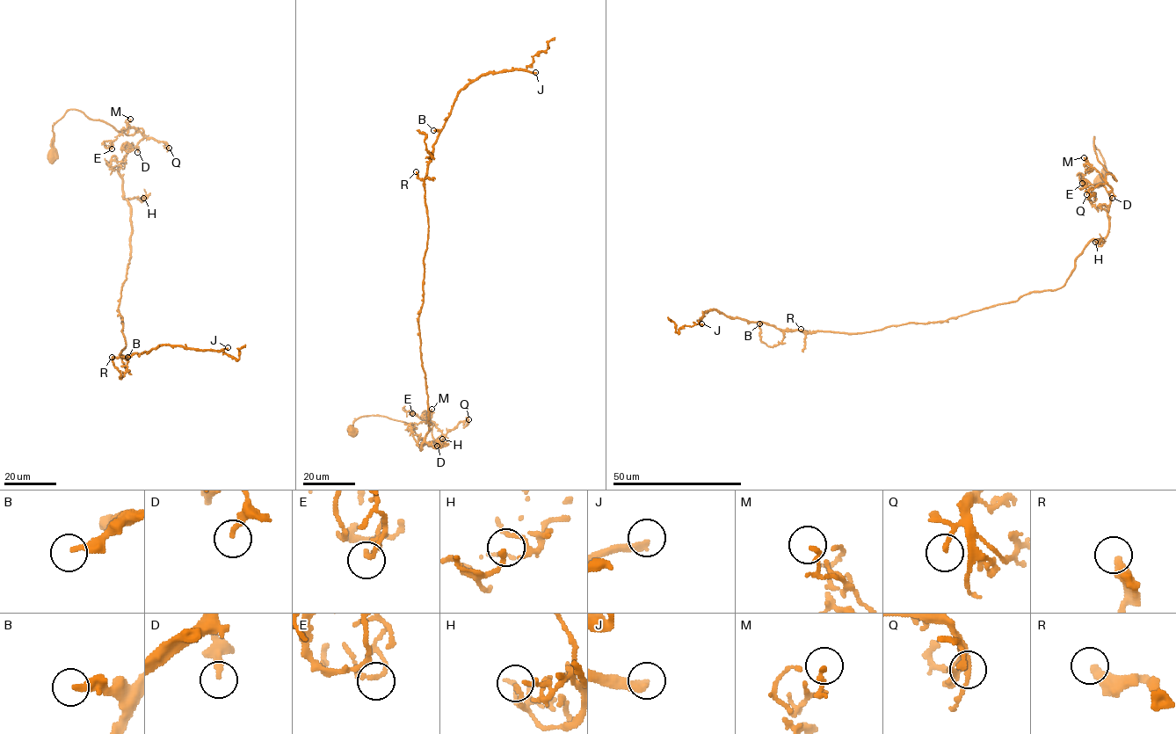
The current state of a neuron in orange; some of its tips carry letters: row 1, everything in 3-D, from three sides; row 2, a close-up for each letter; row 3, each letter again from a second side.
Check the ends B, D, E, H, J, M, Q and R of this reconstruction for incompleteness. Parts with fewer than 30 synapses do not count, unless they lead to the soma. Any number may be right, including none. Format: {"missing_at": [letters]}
{"missing_at": ["J"]}

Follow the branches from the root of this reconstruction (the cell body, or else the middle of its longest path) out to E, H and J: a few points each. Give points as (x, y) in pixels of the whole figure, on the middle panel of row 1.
E: (352, 430), (360, 417), (384, 416), (407, 423), (428, 446), (434, 445), (443, 434), (433, 423), (412, 413)
H: (352, 430), (380, 416), (407, 423), (428, 446), (443, 434), (420, 450), (442, 439)
J: (352, 430), (380, 416), (443, 437), (417, 446), (427, 163), (461, 90), (535, 72)

